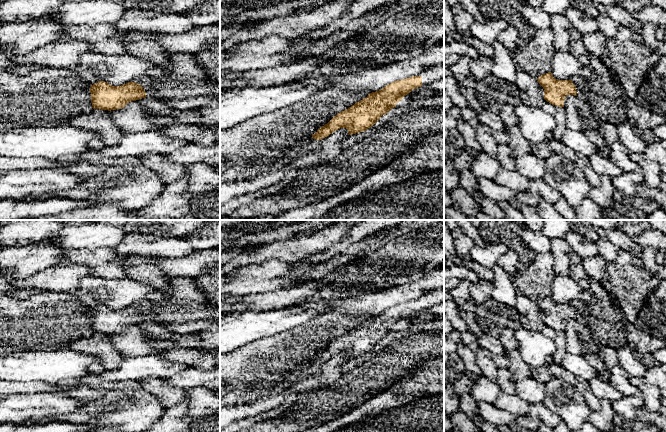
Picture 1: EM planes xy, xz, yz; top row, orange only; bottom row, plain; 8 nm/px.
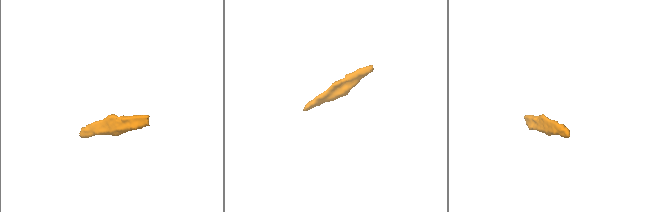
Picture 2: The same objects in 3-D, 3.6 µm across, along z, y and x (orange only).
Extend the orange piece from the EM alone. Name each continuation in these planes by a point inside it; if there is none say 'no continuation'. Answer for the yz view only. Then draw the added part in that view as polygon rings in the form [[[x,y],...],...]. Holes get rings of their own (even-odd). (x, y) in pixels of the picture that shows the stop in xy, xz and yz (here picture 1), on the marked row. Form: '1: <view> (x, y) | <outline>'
no continuation

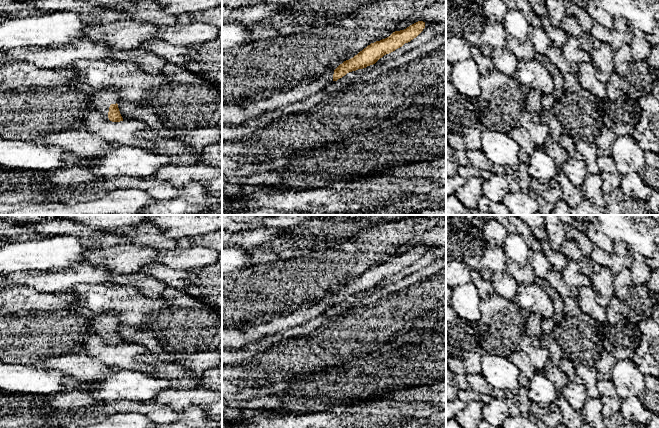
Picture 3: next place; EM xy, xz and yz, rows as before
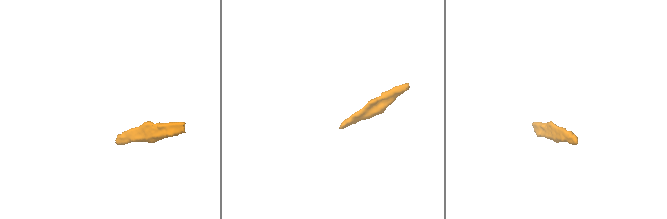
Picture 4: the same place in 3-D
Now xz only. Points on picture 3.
1: xz (231, 114) | [[[334,70],[306,84],[265,99],[257,101],[246,100],[241,105],[222,105],[222,125],[238,125],[277,108],[288,107],[299,102],[305,103],[315,93],[333,82],[333,74]]]

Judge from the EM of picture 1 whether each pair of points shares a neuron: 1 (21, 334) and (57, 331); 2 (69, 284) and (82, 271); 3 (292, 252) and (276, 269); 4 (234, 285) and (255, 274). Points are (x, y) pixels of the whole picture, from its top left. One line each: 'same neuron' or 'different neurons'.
1: same neuron
2: same neuron
3: different neurons
4: same neuron

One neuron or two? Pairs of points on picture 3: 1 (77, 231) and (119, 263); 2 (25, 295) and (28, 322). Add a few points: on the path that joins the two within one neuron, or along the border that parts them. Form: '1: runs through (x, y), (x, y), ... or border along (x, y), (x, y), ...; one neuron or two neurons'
1: runs through (88, 234), (97, 239), (110, 252); one neuron
2: border along (51, 310), (17, 311), (10, 314); two neurons

